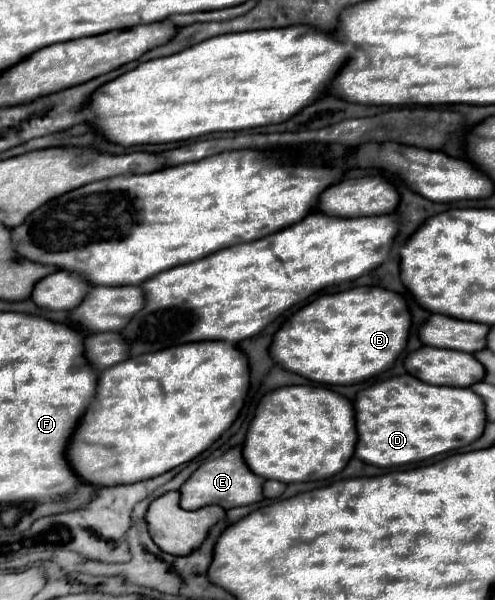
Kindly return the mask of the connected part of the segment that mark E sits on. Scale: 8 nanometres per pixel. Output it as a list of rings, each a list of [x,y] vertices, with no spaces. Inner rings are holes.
[[[233,446],[227,452],[223,452],[219,458],[209,460],[205,464],[201,464],[191,476],[189,480],[181,486],[181,500],[179,506],[183,510],[197,510],[209,504],[217,504],[225,510],[235,508],[235,506],[249,506],[255,502],[263,500],[263,478],[255,476],[247,464],[243,462],[241,456],[241,446]]]

